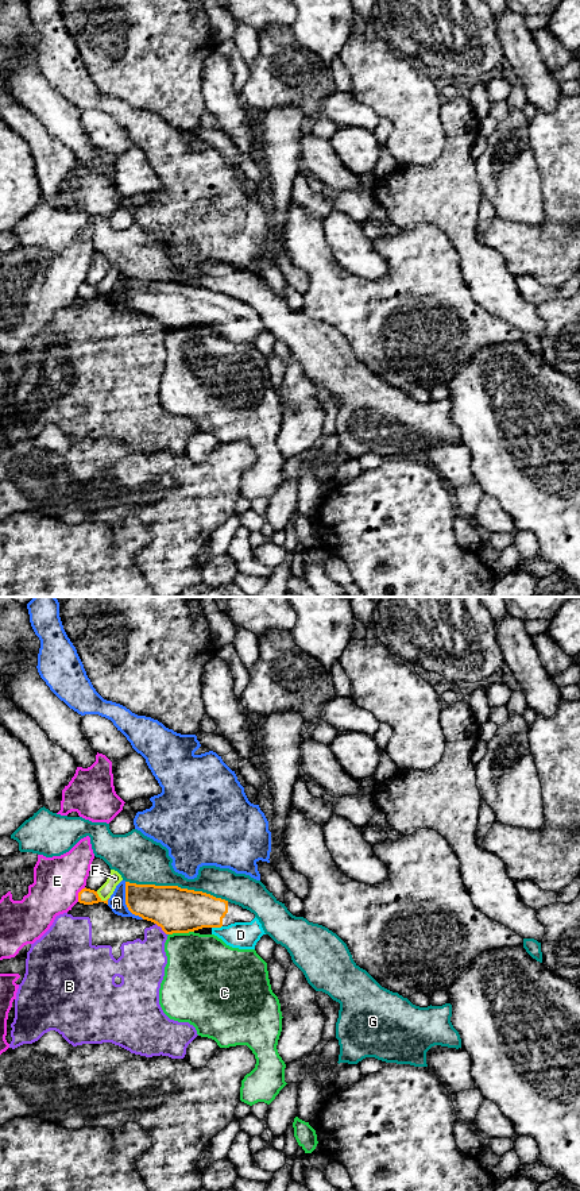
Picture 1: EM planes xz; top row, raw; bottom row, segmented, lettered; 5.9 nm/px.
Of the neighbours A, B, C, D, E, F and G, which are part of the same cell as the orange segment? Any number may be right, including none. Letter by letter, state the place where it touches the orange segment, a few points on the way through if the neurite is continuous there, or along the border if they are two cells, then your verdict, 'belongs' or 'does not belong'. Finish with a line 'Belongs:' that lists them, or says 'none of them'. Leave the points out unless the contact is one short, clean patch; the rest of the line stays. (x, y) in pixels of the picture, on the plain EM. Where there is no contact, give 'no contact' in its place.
A: contact xz (126, 299); does not belong
B: contact xz (161, 322); does not belong
C: contact xz (181, 327); does not belong
D: contact xz (216, 322); way xz (178, 305), (200, 305), (216, 322), (228, 330), (240, 330); belongs
E: contact xz (78, 289); does not belong
F: contact xz (100, 293); does not belong
G: contact xz (177, 281); does not belong
Belongs: D

